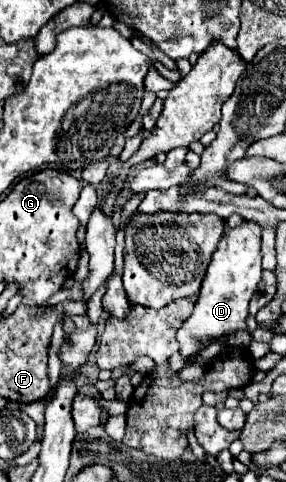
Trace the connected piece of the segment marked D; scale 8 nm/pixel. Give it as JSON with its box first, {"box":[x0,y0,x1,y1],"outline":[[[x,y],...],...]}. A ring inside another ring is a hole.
{"box":[178,222,262,354],"outline":[[[244,222],[242,226],[226,230],[218,248],[212,256],[210,268],[202,282],[202,290],[198,294],[196,308],[186,324],[178,330],[178,342],[182,346],[182,354],[196,354],[200,348],[208,346],[216,336],[224,336],[226,332],[246,330],[248,302],[256,292],[256,286],[262,278],[262,254],[260,254],[262,230],[256,222]]]}

